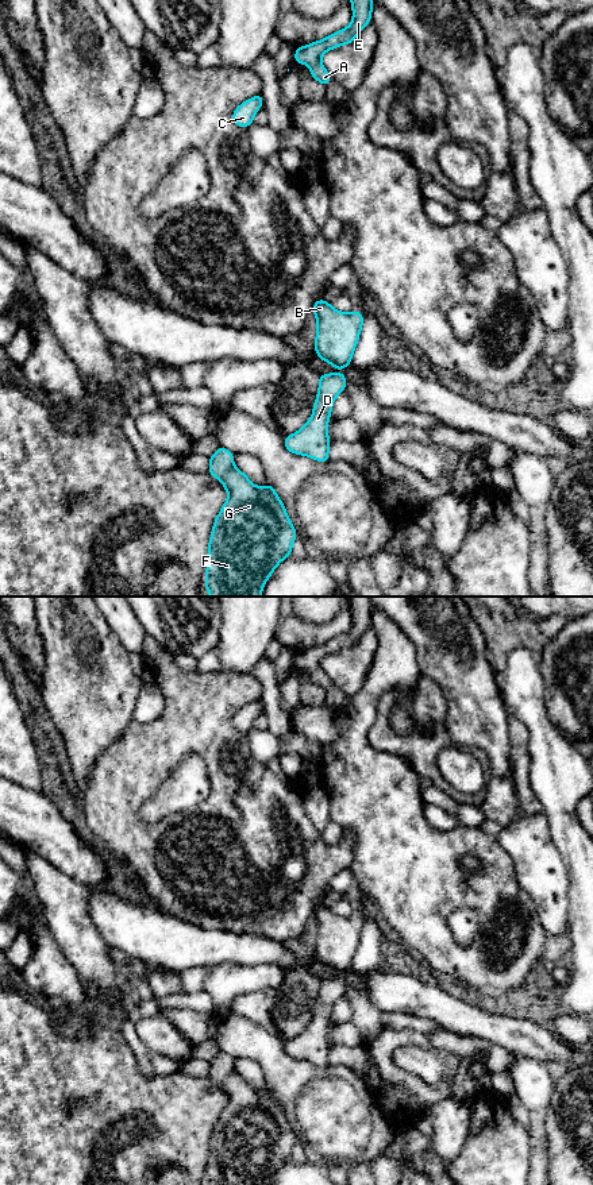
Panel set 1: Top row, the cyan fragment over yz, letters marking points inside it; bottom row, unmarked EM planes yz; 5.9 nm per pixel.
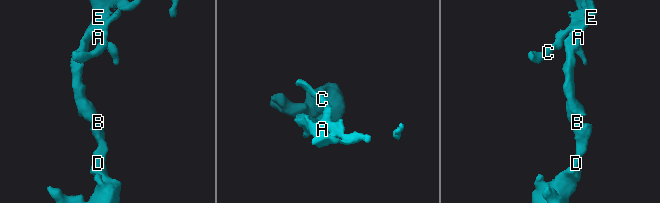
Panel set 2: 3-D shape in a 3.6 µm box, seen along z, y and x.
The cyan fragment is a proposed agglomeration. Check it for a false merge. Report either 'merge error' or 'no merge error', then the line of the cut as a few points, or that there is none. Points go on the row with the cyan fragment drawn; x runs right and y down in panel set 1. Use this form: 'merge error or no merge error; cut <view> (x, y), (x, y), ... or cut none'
no merge error; cut none

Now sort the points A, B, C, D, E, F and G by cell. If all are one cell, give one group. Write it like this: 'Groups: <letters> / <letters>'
Groups: A B C D E F G

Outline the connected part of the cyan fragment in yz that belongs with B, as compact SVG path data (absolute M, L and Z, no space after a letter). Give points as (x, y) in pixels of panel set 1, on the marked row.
M323 298L315 301L312 313L317 320L313 351L331 366L346 368L359 339L363 313L335 310Z

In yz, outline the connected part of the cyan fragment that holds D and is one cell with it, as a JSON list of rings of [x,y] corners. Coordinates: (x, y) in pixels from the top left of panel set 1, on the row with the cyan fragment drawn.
[[[343,374],[319,375],[319,393],[313,413],[308,422],[296,433],[284,437],[285,448],[296,455],[309,456],[320,463],[328,462],[330,440],[328,420],[332,404],[344,391],[347,379]]]

